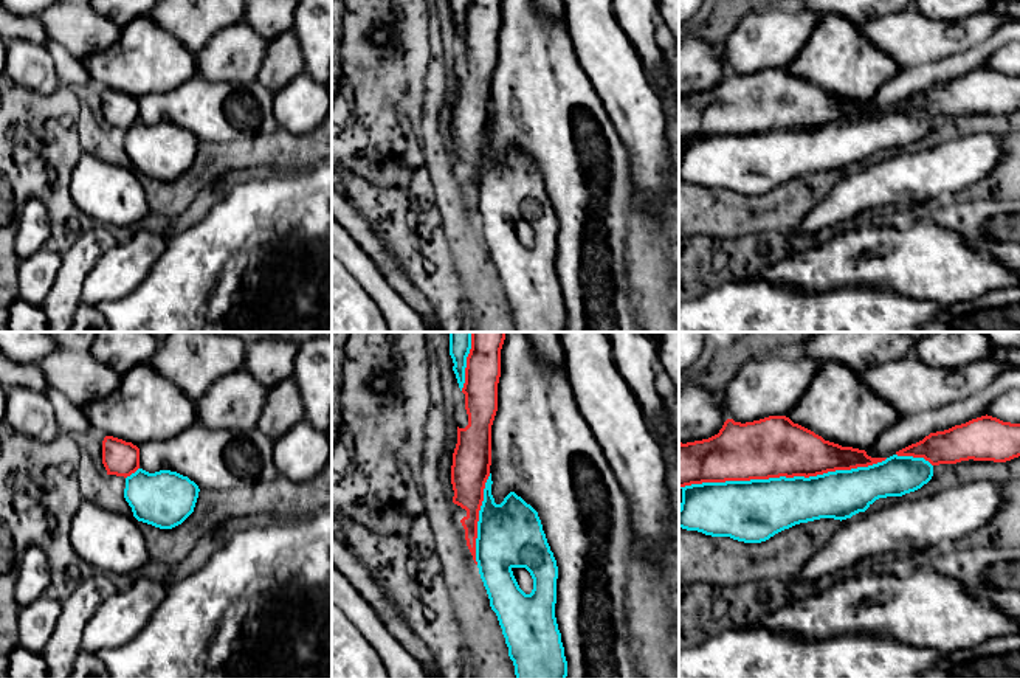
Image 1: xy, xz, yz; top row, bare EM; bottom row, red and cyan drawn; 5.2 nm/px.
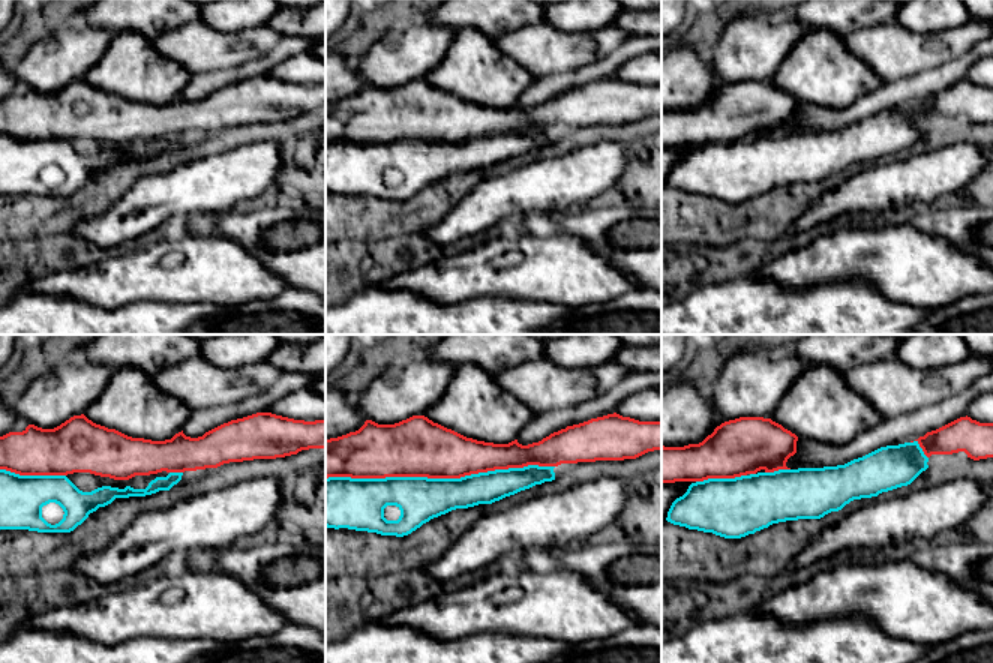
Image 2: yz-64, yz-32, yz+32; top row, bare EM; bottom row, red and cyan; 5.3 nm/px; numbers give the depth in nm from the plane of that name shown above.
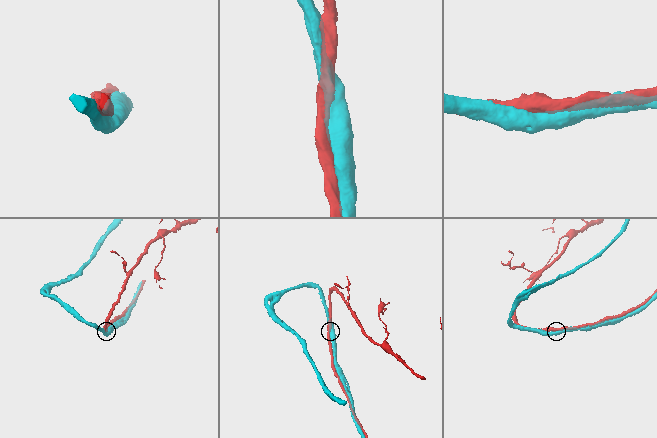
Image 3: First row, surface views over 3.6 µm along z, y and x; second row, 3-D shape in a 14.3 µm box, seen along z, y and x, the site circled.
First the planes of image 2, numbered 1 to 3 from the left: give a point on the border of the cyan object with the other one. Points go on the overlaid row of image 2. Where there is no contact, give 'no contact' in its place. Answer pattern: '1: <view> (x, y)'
1: yz-64 (33, 474)
2: yz-32 (440, 477)
3: yz+32 (720, 477)

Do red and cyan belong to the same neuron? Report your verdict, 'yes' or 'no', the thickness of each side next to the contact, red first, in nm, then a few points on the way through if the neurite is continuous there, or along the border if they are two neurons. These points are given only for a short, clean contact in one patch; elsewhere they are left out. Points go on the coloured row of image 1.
no; 320 nm thick on the red side, 320 nm on the other

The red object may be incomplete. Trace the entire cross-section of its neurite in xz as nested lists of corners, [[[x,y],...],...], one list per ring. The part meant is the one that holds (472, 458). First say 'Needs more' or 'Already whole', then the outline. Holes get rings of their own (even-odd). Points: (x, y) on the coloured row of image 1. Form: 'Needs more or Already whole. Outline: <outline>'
Already whole. Outline: [[[471,332],[471,349],[467,357],[462,388],[468,425],[457,427],[457,444],[451,465],[453,503],[467,510],[460,523],[476,565],[477,521],[485,483],[490,476],[491,425],[498,411],[504,340],[505,332]]]

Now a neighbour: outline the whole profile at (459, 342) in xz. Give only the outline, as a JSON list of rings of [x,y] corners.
[[[448,332],[448,334],[450,334],[450,355],[454,363],[453,371],[462,391],[465,383],[467,357],[471,349],[471,332]]]

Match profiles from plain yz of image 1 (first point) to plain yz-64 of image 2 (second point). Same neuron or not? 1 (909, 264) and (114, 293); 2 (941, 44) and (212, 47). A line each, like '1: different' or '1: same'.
1: same
2: same

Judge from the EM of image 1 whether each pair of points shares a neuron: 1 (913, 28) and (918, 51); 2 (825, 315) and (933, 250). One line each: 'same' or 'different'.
1: same
2: different

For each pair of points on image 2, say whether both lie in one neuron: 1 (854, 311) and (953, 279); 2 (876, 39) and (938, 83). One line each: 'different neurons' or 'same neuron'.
1: different neurons
2: different neurons

